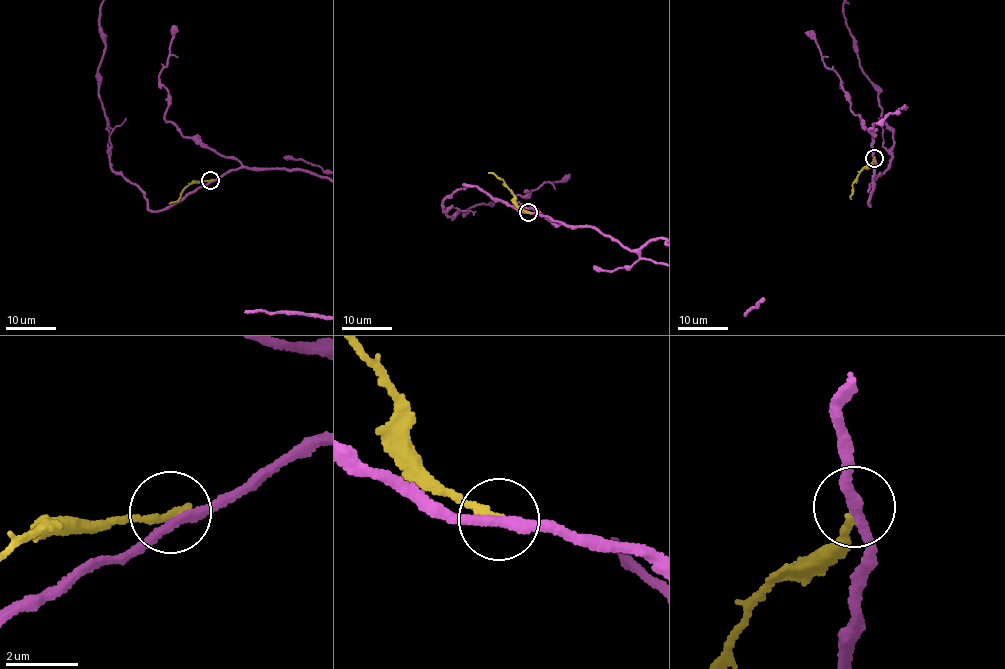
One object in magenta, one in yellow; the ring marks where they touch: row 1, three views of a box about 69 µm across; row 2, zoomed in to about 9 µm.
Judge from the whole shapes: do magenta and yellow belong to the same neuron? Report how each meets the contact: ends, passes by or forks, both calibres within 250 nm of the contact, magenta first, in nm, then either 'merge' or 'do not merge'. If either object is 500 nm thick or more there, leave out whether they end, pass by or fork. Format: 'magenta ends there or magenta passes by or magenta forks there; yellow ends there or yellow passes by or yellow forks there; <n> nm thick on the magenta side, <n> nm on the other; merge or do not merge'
magenta passes by; yellow ends there; 240 nm thick on the magenta side, 260 nm on the other; do not merge

